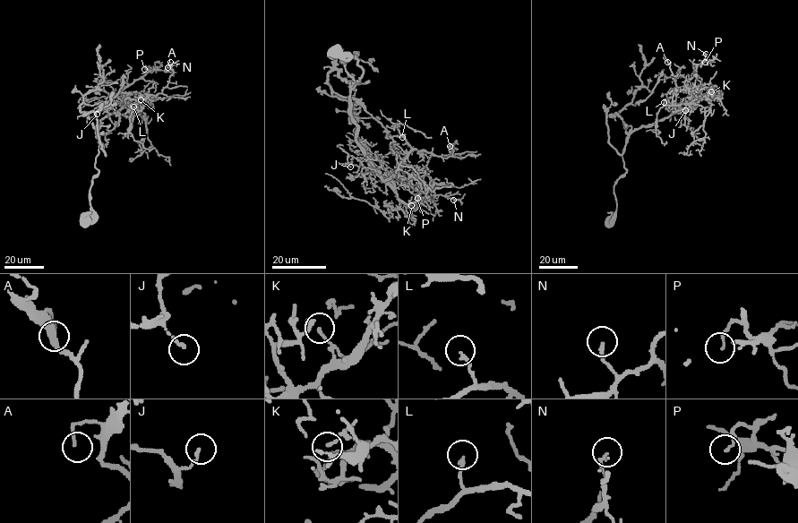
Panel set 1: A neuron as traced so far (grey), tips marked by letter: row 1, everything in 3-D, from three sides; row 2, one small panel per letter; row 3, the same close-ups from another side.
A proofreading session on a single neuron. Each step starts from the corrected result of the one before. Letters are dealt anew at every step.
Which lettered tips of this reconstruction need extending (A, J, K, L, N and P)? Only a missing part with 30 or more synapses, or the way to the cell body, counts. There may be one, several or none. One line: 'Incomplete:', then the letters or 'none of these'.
Incomplete: none of these

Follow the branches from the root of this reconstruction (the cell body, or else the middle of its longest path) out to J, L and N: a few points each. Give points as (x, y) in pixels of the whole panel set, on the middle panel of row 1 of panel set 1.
J: (335, 50), (353, 75), (356, 142), (393, 187), (347, 152), (350, 167)
L: (335, 50), (353, 75), (356, 142), (383, 180), (400, 168), (411, 149), (402, 137)
N: (335, 50), (353, 75), (350, 118), (373, 167), (392, 187), (384, 169), (428, 195), (453, 200)

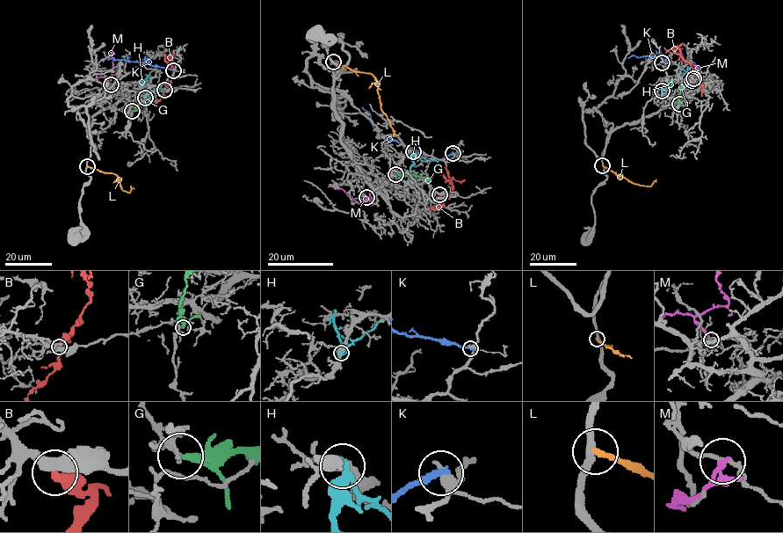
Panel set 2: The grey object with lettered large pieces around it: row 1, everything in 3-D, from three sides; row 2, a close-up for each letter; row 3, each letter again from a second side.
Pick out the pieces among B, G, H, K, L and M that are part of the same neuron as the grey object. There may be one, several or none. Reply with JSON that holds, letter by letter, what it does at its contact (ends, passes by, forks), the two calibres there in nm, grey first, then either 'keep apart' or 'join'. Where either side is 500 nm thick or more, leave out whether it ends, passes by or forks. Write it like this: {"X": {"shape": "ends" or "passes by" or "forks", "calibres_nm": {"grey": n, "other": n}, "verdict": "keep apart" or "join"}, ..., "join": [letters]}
{"B": {"calibres_nm": {"grey": 500, "other": 320}, "verdict": "keep apart"}, "G": {"shape": "ends", "calibres_nm": {"grey": 170, "other": 280}, "verdict": "keep apart"}, "H": {"shape": "passes by", "calibres_nm": {"grey": 320, "other": 320}, "verdict": "keep apart"}, "K": {"shape": "ends", "calibres_nm": {"grey": 280, "other": 280}, "verdict": "keep apart"}, "L": {"shape": "ends", "calibres_nm": {"grey": 320, "other": 240}, "verdict": "keep apart"}, "M": {"shape": "passes by", "calibres_nm": {"grey": 170, "other": 170}, "verdict": "keep apart"}, "join": []}

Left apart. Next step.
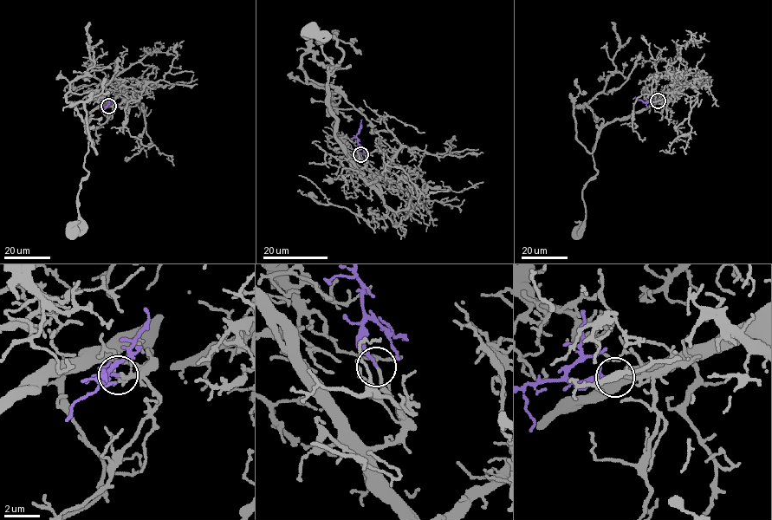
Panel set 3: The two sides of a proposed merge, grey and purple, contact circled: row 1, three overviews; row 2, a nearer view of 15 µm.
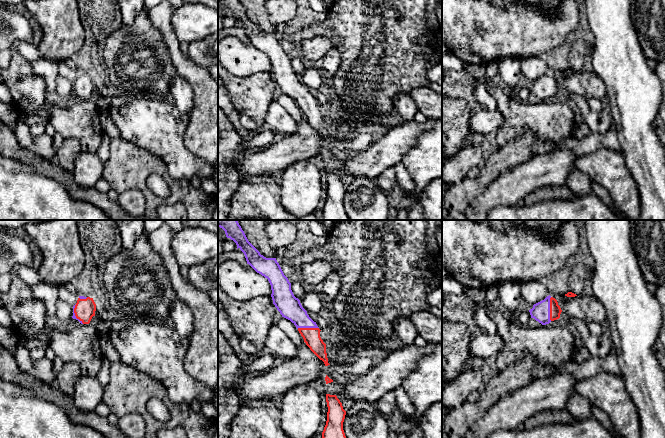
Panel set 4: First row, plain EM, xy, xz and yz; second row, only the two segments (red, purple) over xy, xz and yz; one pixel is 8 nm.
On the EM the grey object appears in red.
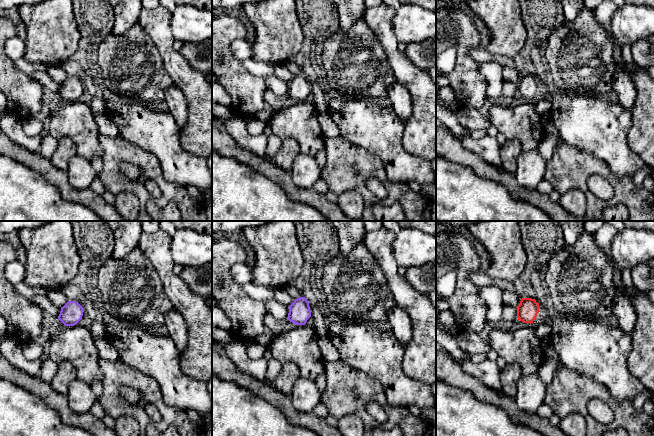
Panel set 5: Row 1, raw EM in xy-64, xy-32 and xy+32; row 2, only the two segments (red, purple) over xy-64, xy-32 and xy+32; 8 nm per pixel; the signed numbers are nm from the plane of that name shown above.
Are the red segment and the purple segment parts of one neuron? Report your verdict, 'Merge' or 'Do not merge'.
Merge

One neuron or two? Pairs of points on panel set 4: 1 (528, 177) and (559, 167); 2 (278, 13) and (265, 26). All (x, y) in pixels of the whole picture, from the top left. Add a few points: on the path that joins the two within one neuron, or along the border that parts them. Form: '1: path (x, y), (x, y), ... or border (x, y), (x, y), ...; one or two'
1: path (536, 172), (551, 169); one
2: border (266, 10), (270, 22), (275, 27); two

